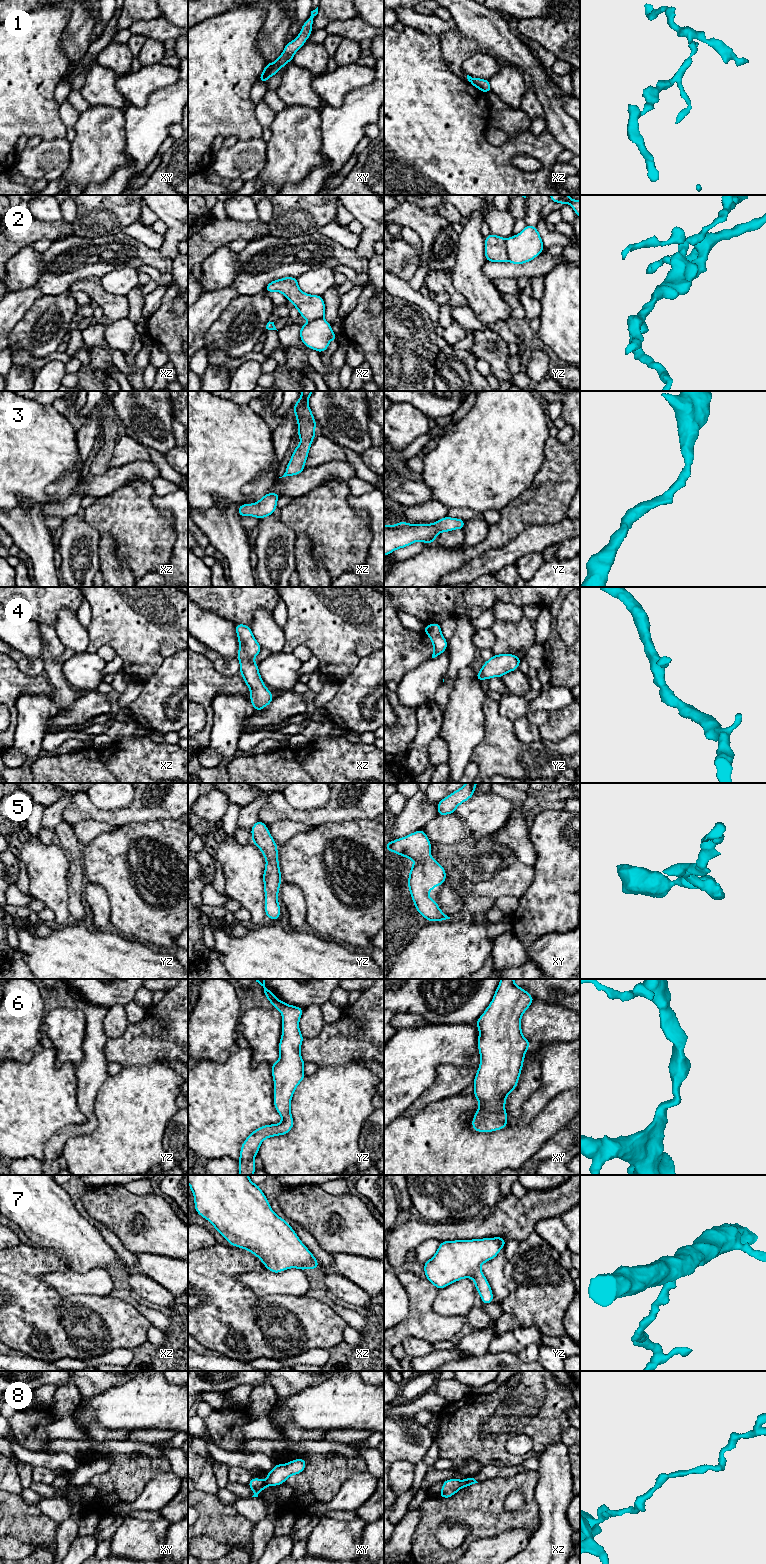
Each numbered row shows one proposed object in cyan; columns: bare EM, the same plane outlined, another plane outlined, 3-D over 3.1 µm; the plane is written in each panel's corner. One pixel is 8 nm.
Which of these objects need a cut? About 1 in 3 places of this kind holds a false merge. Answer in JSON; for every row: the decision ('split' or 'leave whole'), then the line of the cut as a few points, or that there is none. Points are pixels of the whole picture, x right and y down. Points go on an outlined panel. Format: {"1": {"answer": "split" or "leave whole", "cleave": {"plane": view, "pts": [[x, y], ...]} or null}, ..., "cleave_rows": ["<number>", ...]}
{"1": {"answer": "split", "cleave": {"plane": "xy", "pts": [[275, 62], [280, 66]]}}, "2": {"answer": "split", "cleave": {"plane": "yz", "pts": [[505, 239], [509, 260]]}}, "3": {"answer": "leave whole", "cleave": null}, "4": {"answer": "leave whole", "cleave": null}, "5": {"answer": "leave whole", "cleave": null}, "6": {"answer": "leave whole", "cleave": null}, "7": {"answer": "leave whole", "cleave": null}, "8": {"answer": "split", "cleave": {"plane": "xz", "pts": [[461, 1480], [463, 1486]]}}, "cleave_rows": ["1", "2", "8"]}

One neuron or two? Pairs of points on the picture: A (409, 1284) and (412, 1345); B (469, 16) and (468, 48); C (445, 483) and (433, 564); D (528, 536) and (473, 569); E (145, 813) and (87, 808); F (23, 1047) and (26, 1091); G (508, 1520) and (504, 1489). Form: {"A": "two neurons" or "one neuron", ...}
{"A": "two neurons", "B": "two neurons", "C": "two neurons", "D": "one neuron", "E": "one neuron", "F": "two neurons", "G": "one neuron"}

